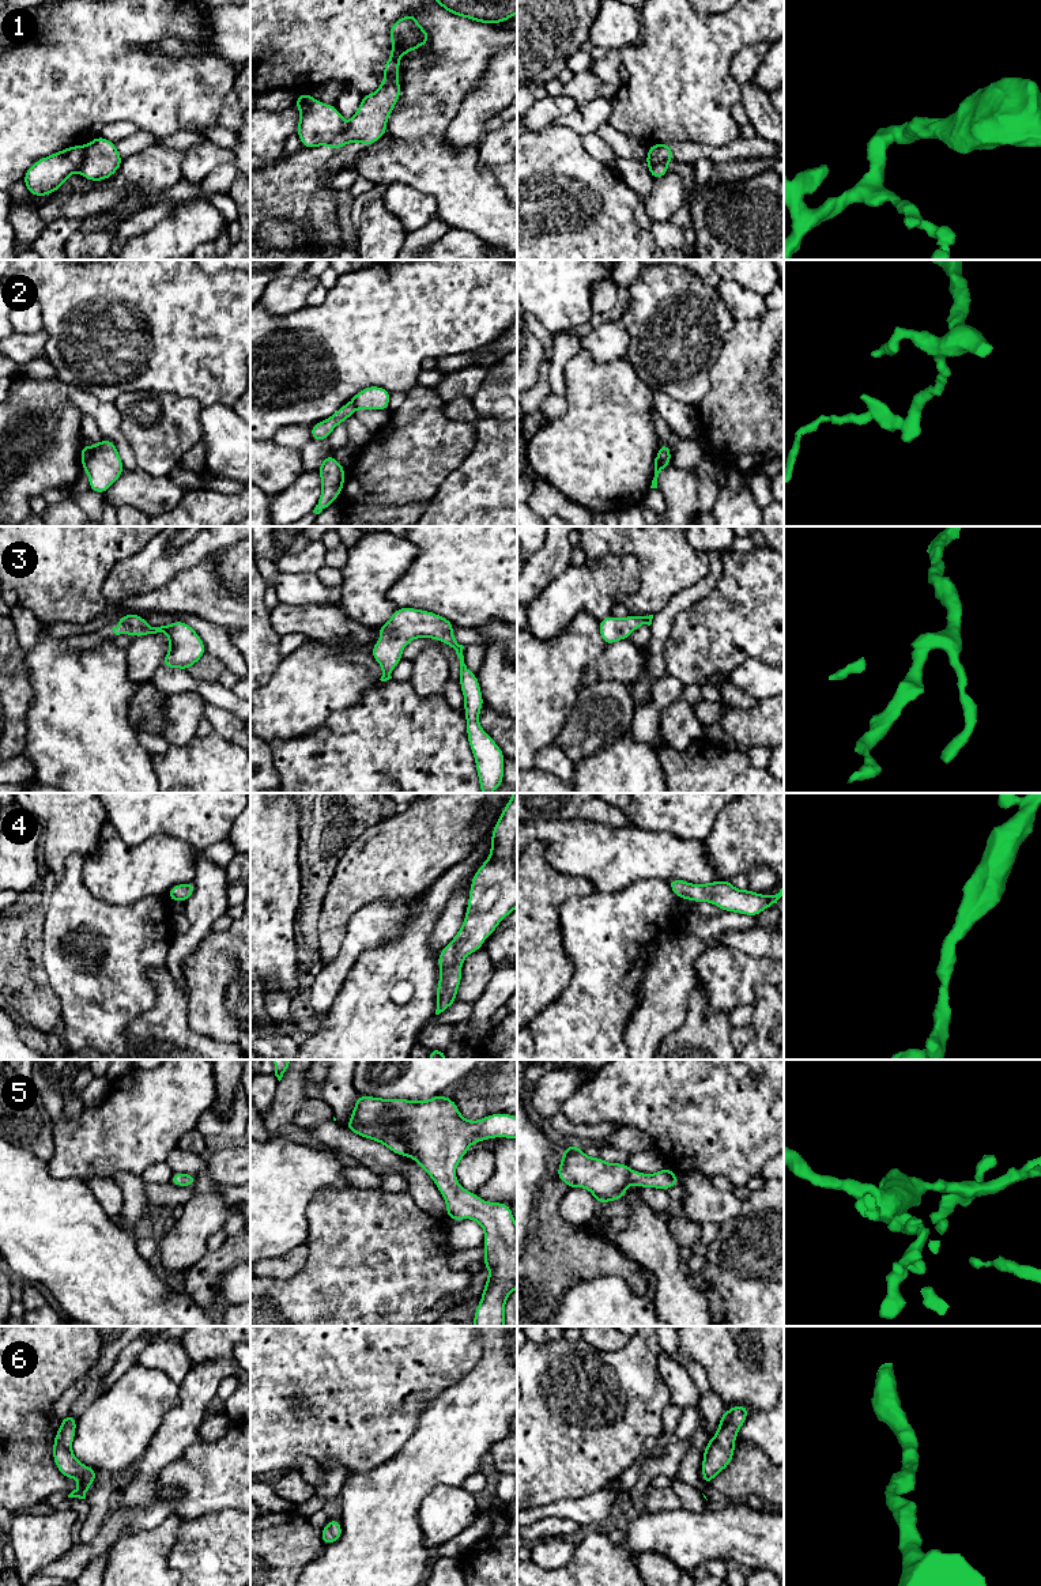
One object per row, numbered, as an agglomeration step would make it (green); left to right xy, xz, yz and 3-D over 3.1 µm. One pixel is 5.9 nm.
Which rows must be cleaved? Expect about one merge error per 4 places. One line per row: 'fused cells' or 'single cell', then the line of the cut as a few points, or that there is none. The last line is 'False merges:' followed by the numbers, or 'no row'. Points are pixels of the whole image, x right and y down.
1: fused cells; cut in xz along (347, 124), (340, 133), (325, 143)
2: fused cells; cut in xy along (91, 448), (83, 465)
3: single cell; no cut
4: single cell; no cut
5: single cell; no cut
6: single cell; no cut
False merges: 1, 2

